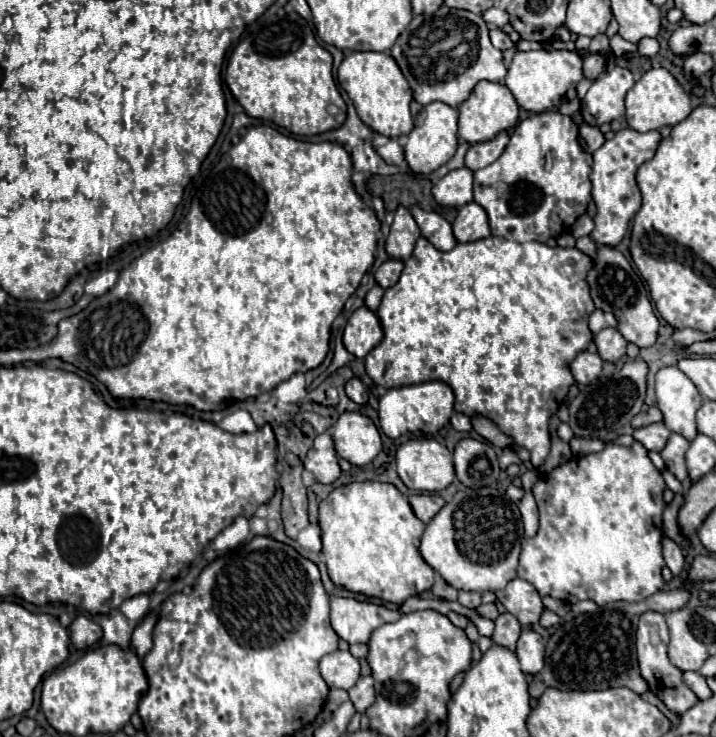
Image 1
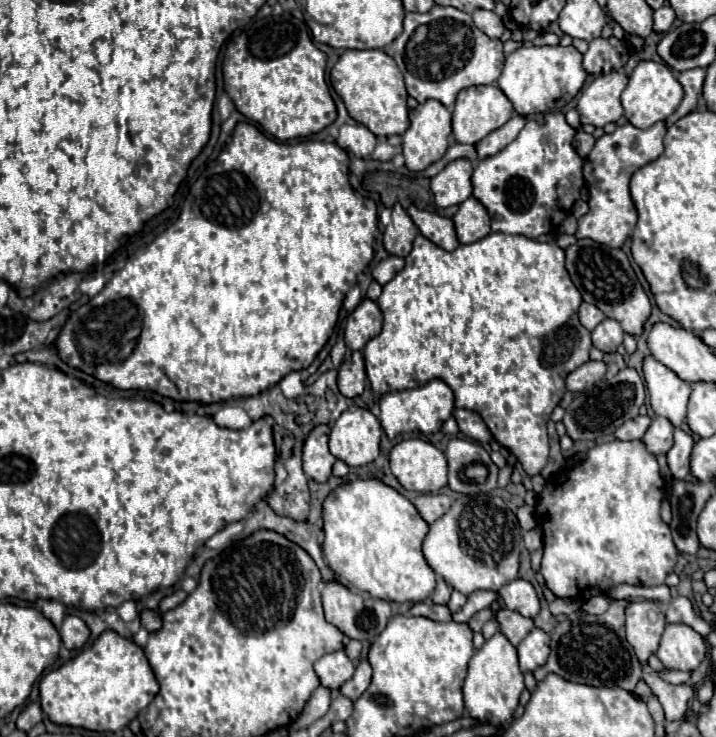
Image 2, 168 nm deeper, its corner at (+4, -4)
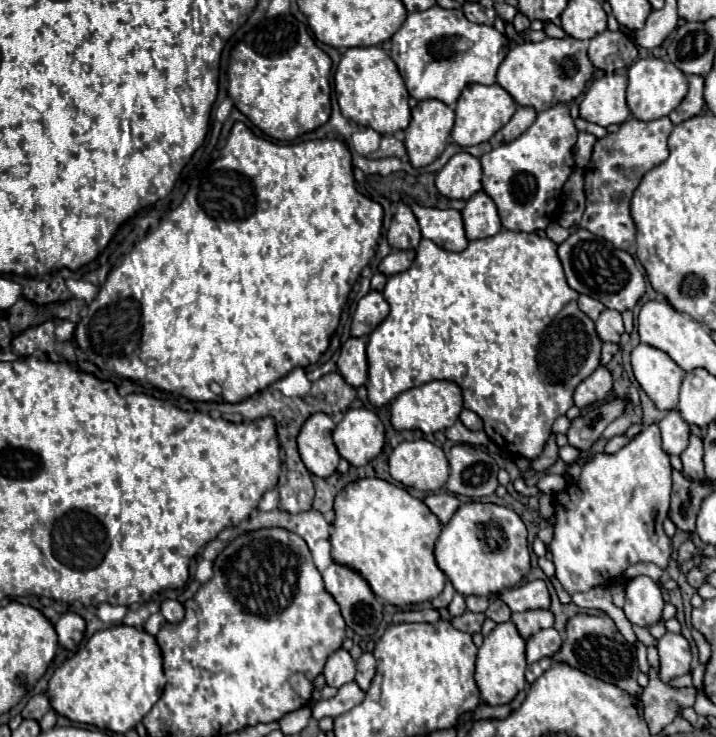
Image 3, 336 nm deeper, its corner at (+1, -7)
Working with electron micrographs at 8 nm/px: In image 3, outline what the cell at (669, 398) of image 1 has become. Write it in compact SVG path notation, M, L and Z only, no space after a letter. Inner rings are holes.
M639 344L631 352L631 366L637 382L655 402L659 410L671 410L677 404L683 368L679 368L665 352Z

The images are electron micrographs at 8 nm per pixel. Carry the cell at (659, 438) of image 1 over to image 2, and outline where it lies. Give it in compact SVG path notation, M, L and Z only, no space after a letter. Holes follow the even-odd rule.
M656 417L644 433L642 441L652 455L662 455L672 447L672 431L674 427L666 417Z

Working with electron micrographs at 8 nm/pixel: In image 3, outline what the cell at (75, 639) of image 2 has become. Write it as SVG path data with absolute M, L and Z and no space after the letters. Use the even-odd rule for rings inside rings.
M65 612L65 614L61 614L61 618L55 624L55 632L57 632L59 646L63 646L67 650L75 650L83 640L85 620L75 612Z

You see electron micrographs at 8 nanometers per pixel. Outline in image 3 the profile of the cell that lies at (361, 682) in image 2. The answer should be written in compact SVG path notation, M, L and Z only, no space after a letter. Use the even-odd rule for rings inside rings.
M363 652L357 660L357 676L355 682L361 686L361 690L367 690L371 680L375 676L375 658L371 652Z

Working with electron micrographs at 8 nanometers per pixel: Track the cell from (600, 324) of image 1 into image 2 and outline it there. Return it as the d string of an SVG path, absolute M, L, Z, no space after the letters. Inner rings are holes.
M582 303L580 309L578 309L578 317L580 317L580 323L586 327L586 329L594 329L598 323L602 323L606 317L600 309L596 309L594 305L590 303Z

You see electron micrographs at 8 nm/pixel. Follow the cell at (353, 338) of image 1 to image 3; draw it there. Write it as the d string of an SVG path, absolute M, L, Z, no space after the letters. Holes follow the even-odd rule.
M371 290L365 294L355 310L353 324L351 324L351 336L369 336L389 314L389 304L385 302L383 294L377 290Z

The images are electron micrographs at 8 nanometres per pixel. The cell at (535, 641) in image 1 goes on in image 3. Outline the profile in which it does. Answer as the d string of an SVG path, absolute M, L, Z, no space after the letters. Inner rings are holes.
M555 628L541 630L527 640L527 662L533 664L545 656L555 654L561 648L561 634Z

